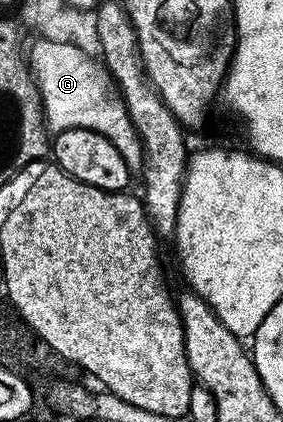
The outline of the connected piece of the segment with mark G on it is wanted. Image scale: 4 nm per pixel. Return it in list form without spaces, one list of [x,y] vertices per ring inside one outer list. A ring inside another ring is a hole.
[[[41,37],[35,38],[34,41],[35,43],[30,47],[28,67],[38,85],[45,126],[54,133],[67,131],[69,127],[79,127],[100,133],[104,137],[108,137],[108,141],[112,141],[112,145],[116,145],[116,149],[120,149],[120,157],[124,157],[131,173],[141,172],[142,146],[140,145],[140,137],[128,117],[126,104],[113,90],[111,90],[112,92],[108,91],[109,87],[112,87],[112,80],[105,66],[95,58],[85,55],[73,44],[58,43],[56,40],[46,40]]]

